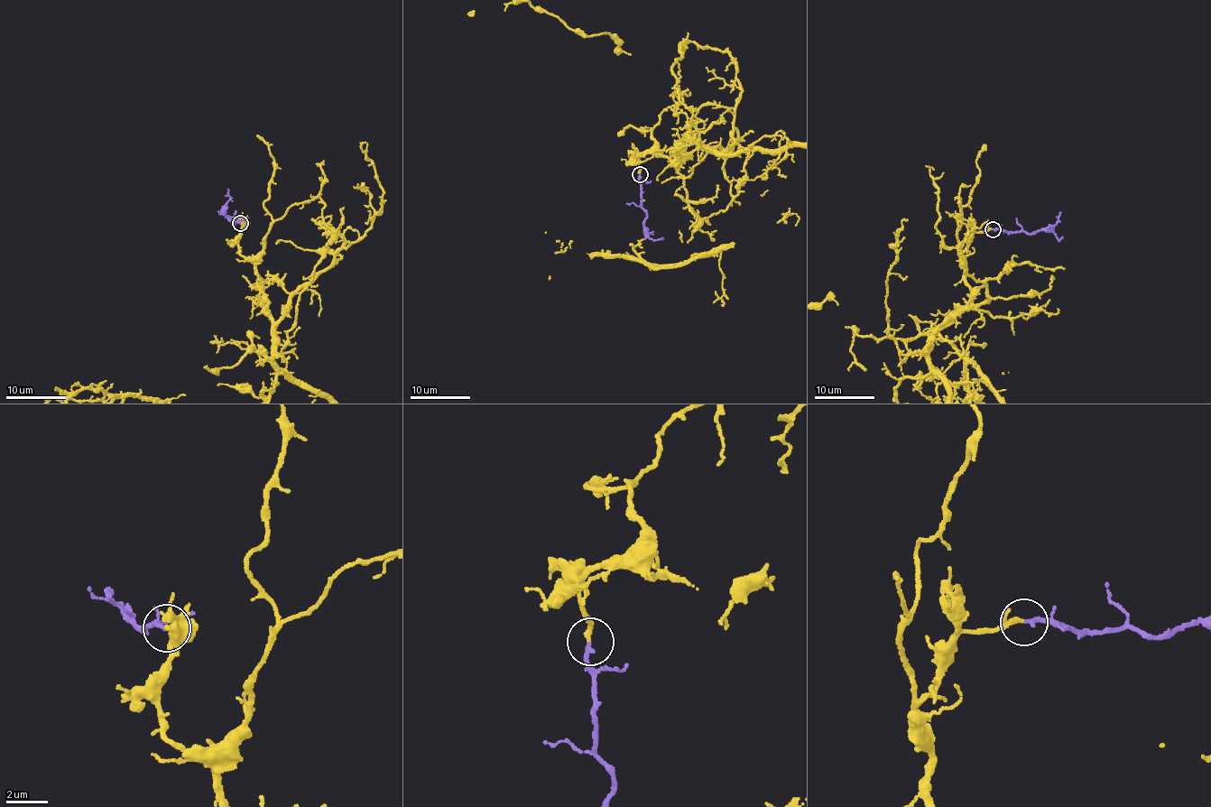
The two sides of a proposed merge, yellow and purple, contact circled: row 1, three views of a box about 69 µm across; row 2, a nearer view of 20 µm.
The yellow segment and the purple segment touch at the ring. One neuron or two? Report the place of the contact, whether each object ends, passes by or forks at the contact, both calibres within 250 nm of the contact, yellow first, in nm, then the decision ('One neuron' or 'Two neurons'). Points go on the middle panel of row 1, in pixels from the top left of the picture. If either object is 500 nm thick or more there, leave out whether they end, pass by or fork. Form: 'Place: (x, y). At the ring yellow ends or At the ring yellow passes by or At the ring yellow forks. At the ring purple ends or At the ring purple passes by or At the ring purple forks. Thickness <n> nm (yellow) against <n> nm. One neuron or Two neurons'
Place: (640, 174). At the ring yellow passes by. At the ring purple ends. Thickness 160 nm (yellow) against 190 nm. One neuron

